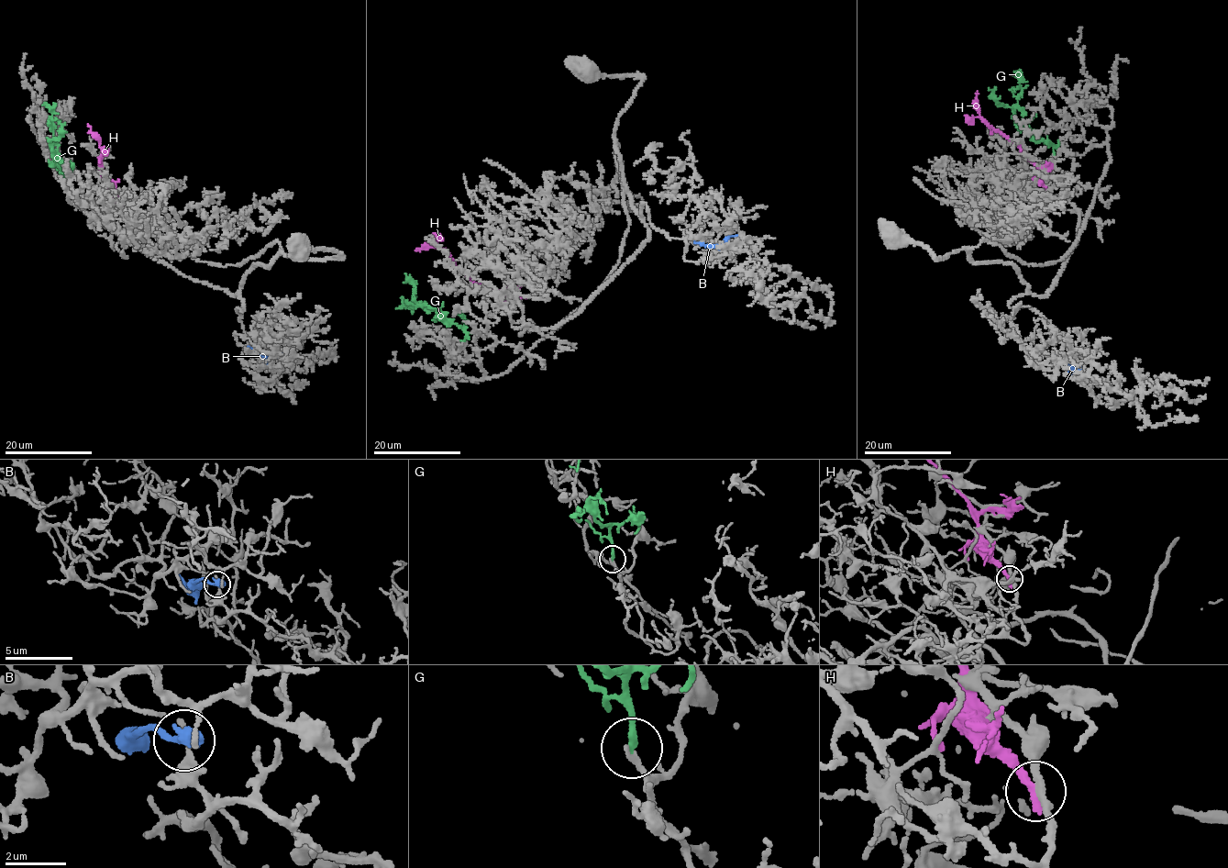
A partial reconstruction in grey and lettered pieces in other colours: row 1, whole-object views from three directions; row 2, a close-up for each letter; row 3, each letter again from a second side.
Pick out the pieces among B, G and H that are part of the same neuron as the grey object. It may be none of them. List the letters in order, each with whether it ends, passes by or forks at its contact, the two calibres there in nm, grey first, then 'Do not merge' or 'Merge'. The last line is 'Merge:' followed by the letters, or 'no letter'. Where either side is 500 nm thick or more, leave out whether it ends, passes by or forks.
B: It ends there. Thickness 280 nm (grey) against 480 nm. Do not merge
G: It ends there. Thickness 200 nm (grey) against 260 nm. Merge
H: It ends there. Thickness 240 nm (grey) against 340 nm. Do not merge
Merge: G

